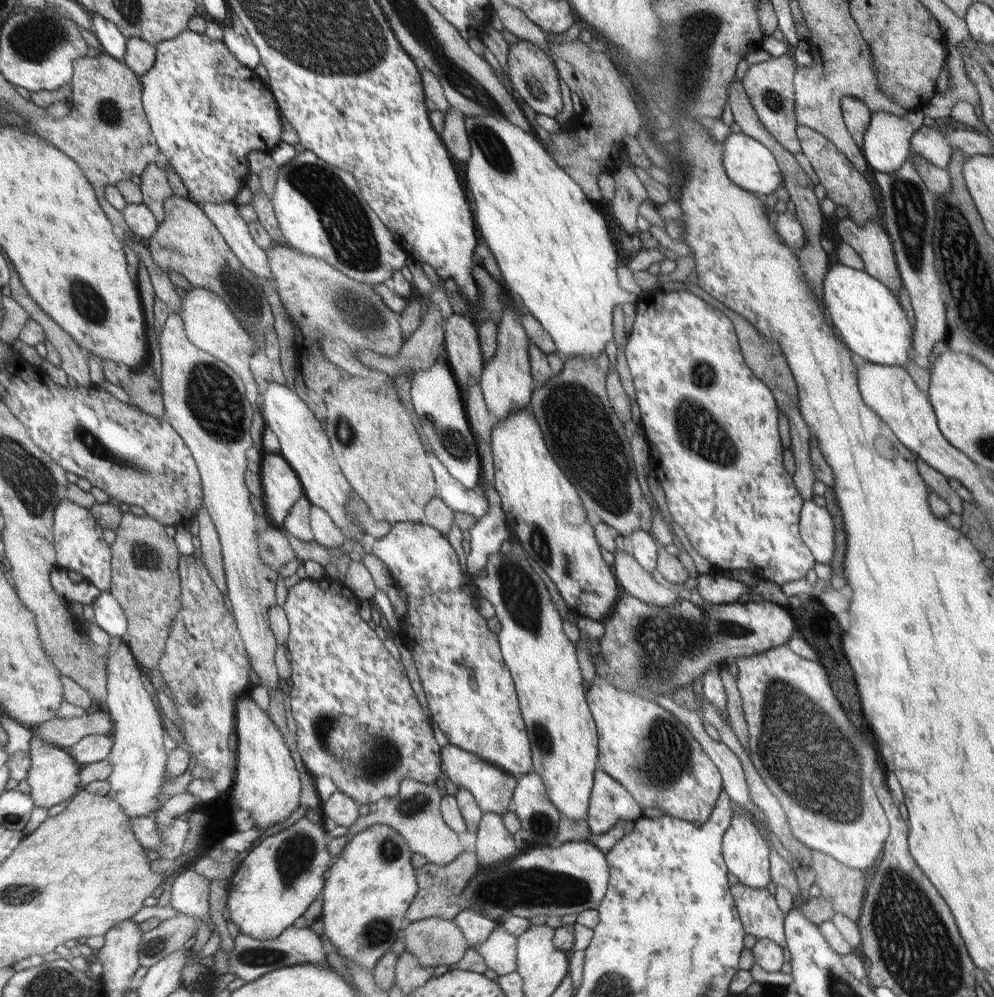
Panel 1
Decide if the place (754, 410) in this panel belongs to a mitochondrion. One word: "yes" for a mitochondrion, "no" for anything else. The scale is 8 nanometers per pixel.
no

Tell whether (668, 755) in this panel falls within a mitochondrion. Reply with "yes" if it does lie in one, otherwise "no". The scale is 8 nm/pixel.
yes

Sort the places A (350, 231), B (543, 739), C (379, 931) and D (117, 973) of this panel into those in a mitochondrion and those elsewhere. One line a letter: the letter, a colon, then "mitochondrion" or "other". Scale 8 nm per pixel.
A: mitochondrion
B: mitochondrion
C: mitochondrion
D: other

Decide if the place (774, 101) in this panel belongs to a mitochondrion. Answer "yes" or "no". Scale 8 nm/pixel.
yes

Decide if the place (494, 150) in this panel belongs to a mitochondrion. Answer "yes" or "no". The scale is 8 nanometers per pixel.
yes

